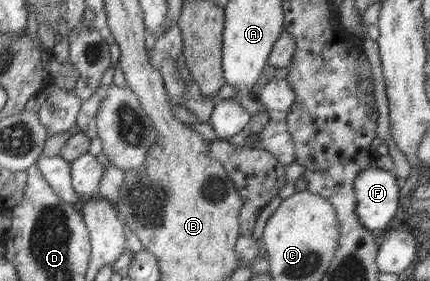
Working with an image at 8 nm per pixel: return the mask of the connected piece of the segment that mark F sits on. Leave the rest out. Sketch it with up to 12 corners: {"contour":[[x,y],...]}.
{"contour":[[371,166],[353,186],[359,222],[373,233],[389,226],[402,186]]}

